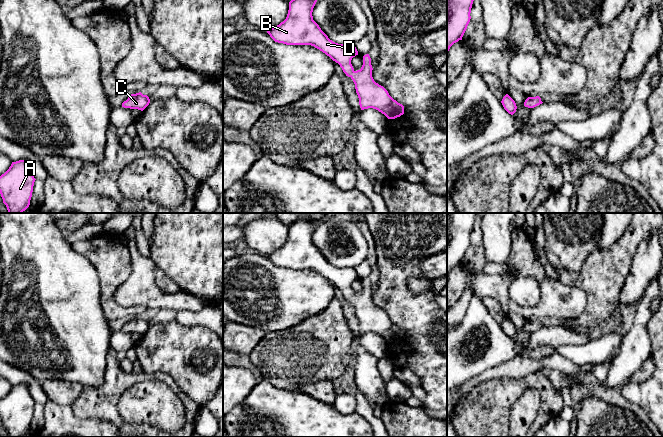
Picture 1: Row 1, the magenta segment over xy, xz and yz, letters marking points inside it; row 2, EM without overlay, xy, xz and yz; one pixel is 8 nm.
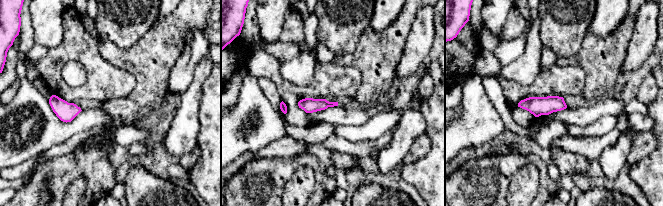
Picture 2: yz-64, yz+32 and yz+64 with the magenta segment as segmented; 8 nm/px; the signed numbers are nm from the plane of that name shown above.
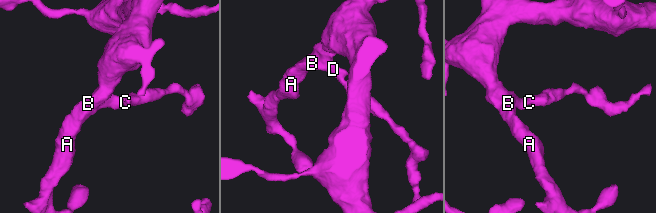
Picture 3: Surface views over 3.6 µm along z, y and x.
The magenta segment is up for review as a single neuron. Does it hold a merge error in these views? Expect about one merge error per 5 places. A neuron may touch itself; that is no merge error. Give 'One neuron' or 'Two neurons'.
One neuron

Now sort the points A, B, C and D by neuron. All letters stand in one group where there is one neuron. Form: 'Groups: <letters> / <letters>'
Groups: A B C D

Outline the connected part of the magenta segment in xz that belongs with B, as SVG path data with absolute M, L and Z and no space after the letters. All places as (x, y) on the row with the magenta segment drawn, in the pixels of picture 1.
M291 0L286 19L267 33L278 43L314 46L338 63L355 84L361 110L373 108L388 119L403 115L404 106L374 81L369 54L363 56L361 69L355 71L351 64L352 58L358 55L355 45L333 42L313 20L312 12L316 2L317 0Z

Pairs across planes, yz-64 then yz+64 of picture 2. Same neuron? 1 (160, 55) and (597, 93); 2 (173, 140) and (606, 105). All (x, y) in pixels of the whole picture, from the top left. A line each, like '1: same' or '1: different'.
1: same
2: different

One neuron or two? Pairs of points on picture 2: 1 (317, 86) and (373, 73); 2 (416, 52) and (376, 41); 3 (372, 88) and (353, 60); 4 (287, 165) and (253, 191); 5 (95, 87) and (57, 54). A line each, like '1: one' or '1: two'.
1: two
2: two
3: one
4: one
5: one

